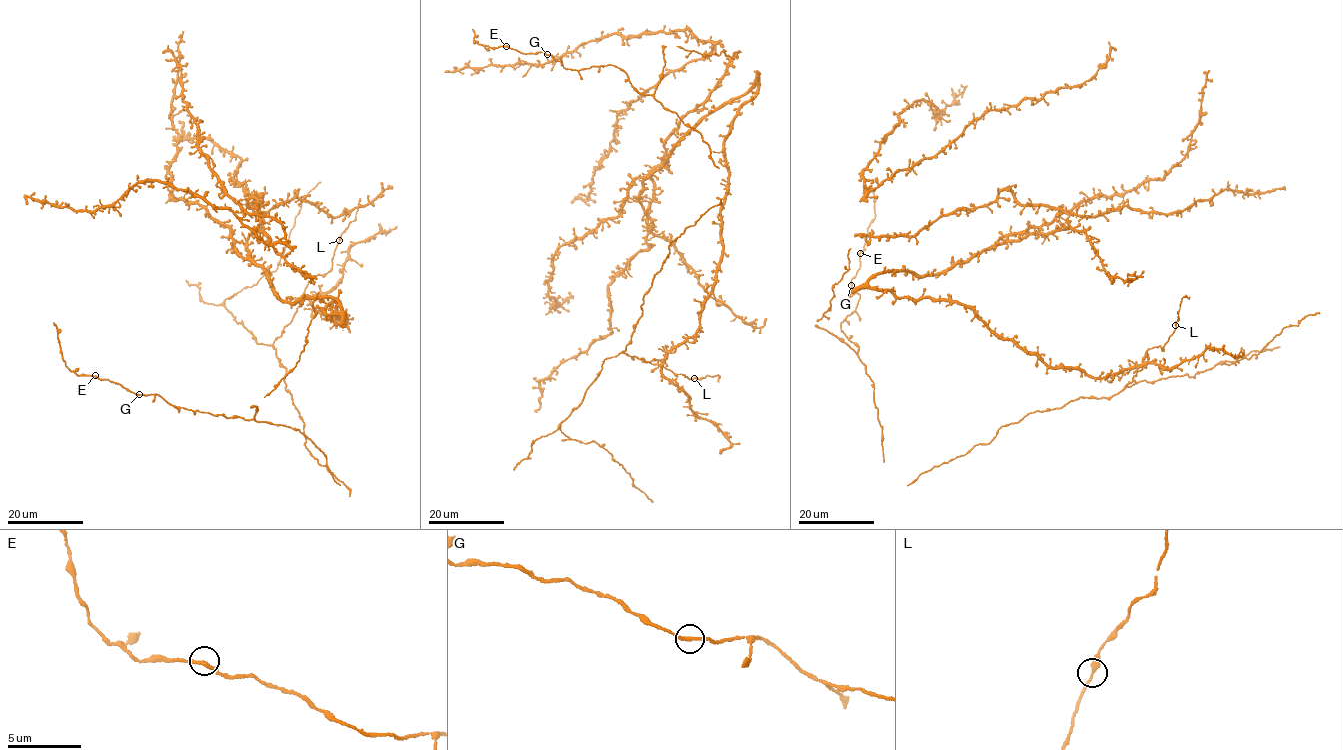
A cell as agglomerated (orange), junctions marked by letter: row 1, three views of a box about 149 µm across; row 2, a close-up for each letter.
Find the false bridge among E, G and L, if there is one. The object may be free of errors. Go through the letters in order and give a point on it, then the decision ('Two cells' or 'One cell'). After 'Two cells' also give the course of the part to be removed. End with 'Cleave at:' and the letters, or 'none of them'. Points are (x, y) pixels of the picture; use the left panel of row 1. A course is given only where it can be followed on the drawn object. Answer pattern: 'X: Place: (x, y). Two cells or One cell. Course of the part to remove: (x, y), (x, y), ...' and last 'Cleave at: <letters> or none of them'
E: Place: (95, 375). One cell
G: Place: (139, 394). One cell
L: Place: (339, 240). One cell
Cleave at: none of them

